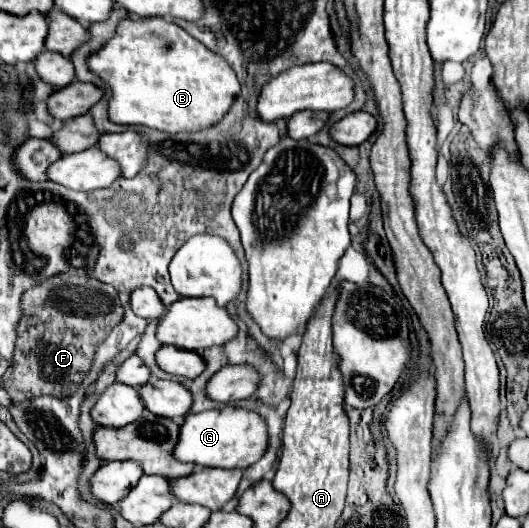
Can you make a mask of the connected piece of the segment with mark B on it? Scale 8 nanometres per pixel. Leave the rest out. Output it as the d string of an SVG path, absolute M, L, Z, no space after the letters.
M126 19L118 25L116 35L88 59L90 69L100 75L114 91L110 101L110 119L120 125L146 125L150 129L180 133L180 131L202 131L204 127L216 125L232 107L240 93L240 83L232 67L214 51L204 47L182 27L166 19Z

